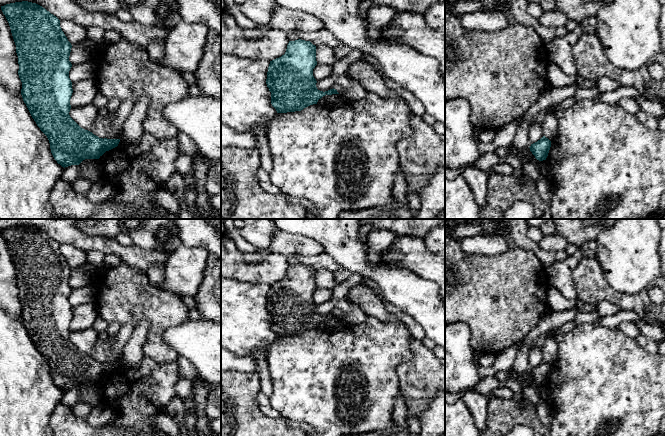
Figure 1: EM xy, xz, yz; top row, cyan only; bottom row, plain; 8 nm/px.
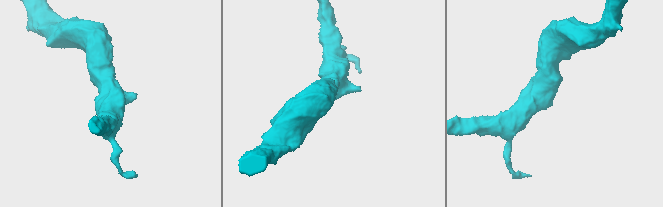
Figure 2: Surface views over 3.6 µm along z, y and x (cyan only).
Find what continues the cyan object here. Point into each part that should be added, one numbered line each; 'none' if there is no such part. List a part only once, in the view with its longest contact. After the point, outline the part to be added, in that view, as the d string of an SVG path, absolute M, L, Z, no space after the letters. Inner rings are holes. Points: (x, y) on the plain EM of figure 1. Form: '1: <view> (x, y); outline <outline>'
none

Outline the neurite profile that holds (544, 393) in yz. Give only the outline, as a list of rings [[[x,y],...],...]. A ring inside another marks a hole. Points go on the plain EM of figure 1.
[[[546,384],[541,385],[539,389],[539,397],[542,402],[544,402],[545,404],[549,406],[552,406],[550,390]]]

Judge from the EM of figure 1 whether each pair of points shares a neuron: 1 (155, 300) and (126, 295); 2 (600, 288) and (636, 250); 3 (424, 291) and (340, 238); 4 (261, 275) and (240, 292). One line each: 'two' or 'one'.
1: one
2: two
3: one
4: two

